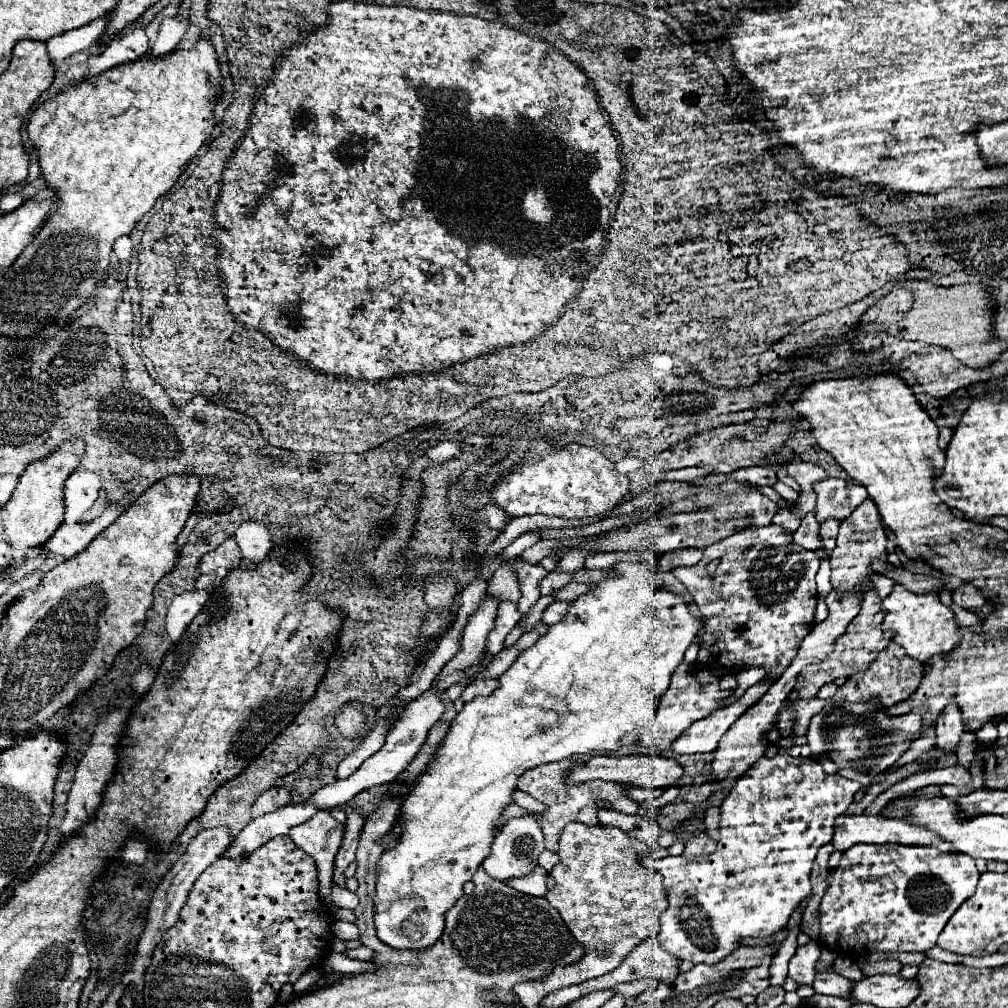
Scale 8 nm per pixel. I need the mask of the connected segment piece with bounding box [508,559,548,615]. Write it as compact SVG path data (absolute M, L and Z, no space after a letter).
M512 559L508 563L510 563L512 571L518 575L518 585L520 585L520 591L522 591L522 597L516 603L518 605L518 611L520 611L520 615L526 615L528 609L540 599L538 583L548 573L540 565L530 565L530 563L524 563L520 559Z

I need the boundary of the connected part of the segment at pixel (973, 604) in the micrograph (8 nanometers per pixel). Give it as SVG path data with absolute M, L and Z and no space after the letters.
M970 584L955 589L952 598L955 604L968 611L972 608L981 608L987 602L984 593Z

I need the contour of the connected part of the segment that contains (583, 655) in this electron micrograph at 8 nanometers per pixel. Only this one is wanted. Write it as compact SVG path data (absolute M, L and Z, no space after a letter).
M646 561L640 563L616 563L612 567L606 569L606 577L592 585L592 589L584 595L580 595L578 599L568 603L568 613L554 625L548 625L546 633L540 635L536 639L536 643L524 651L520 651L518 659L510 665L508 671L504 671L498 681L500 687L488 695L488 697L476 697L470 703L464 705L464 709L458 713L458 717L452 721L450 731L444 739L444 745L438 751L438 759L424 771L424 775L420 777L418 785L414 787L414 791L404 799L402 805L402 815L398 819L398 823L402 825L402 835L400 835L400 843L390 849L384 851L380 861L378 861L378 881L376 881L376 897L374 897L374 921L376 921L376 931L380 941L384 941L386 945L394 947L394 949L424 949L424 947L432 947L442 931L444 931L444 913L464 895L462 893L462 885L466 881L472 879L472 875L476 873L478 865L482 863L482 859L488 855L492 839L494 839L494 829L500 823L500 809L508 803L512 803L512 791L516 789L516 779L520 777L522 771L542 765L542 763L552 763L552 761L560 761L572 755L584 755L584 753L592 753L592 751L616 751L624 745L632 745L640 739L640 735L644 733L648 721L652 719L658 703L656 703L656 695L664 693L670 685L672 673L674 669L682 663L686 649L692 645L692 641L696 639L696 633L702 627L702 621L696 619L690 611L690 603L682 597L676 595L674 591L668 591L664 587L654 589L652 587L652 579L654 579L654 571L652 565Z

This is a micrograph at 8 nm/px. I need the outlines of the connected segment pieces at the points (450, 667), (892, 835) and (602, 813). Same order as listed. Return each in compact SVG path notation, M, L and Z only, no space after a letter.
M484 597L480 603L480 609L468 619L468 625L464 629L464 637L462 637L462 649L460 653L456 653L442 669L440 675L448 675L456 669L466 669L470 665L478 663L478 657L484 653L484 643L486 637L490 633L490 629L494 627L494 619L496 619L496 609L498 609L498 601Z
M842 813L834 819L834 849L846 851L856 843L902 843L902 845L938 845L942 851L952 851L944 847L936 835L930 831L920 831L920 827L908 827L900 819L884 819L882 815L848 815Z
M600 809L598 811L598 821L602 823L602 825L614 825L614 827L618 827L618 829L622 829L622 823L626 823L626 819L628 819L628 815L626 813L620 813L620 811L614 811L614 809Z

